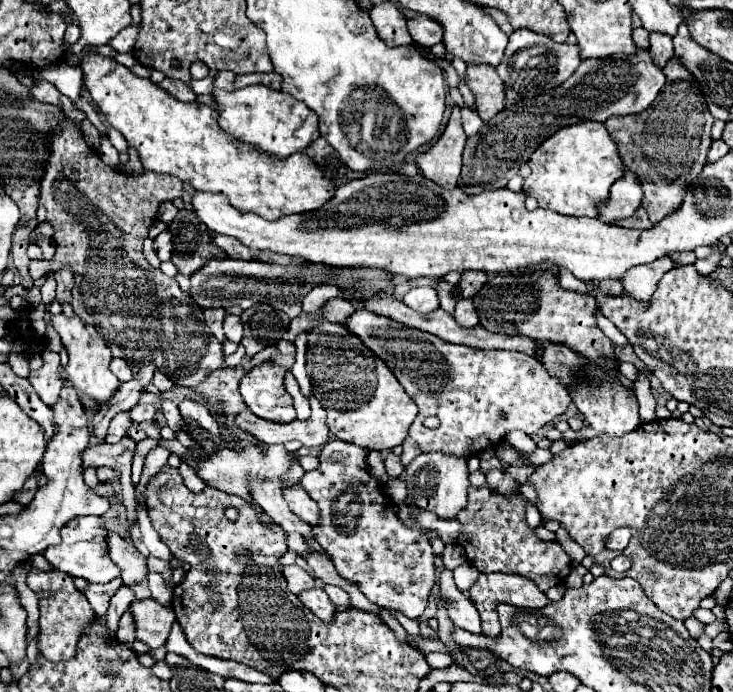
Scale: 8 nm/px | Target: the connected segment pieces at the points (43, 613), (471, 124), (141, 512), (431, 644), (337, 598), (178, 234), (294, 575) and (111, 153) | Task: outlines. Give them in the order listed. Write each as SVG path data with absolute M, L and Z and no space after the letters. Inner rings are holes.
M32 568L28 574L28 588L40 594L48 594L40 598L40 634L38 634L40 654L50 662L70 660L76 652L78 634L94 620L94 610L90 608L86 596L80 590L76 590L72 576L62 574L58 570L42 572L38 568Z
M460 106L462 110L462 126L464 126L464 132L466 134L476 134L480 128L482 128L482 120L478 118L478 114L474 110L470 110L468 106Z
M135 493L135 495L137 502L140 504L140 507L137 510L137 522L138 526L140 526L142 540L144 540L146 548L148 548L148 550L150 550L150 554L152 554L152 556L156 556L156 558L162 558L162 560L172 560L172 554L170 554L168 546L160 540L158 532L156 532L156 530L152 528L152 524L150 524L150 518L148 518L145 504L142 502L142 499L137 493Z
M408 636L409 642L417 647L421 652L424 654L428 654L430 652L440 652L440 653L447 653L453 656L453 652L449 650L443 643L438 640L429 640L424 639L421 636Z
M324 588L324 592L336 606L350 606L350 596L342 588Z
M180 210L168 230L174 236L172 262L184 276L198 272L210 258L226 256L216 246L210 246L210 234L206 226L202 226L202 222L198 222L190 210Z
M282 566L282 576L288 582L288 590L294 594L300 594L302 590L314 588L314 578L308 576L300 566Z
M102 136L102 146L100 146L100 158L104 164L108 164L110 168L118 168L120 160L118 160L118 150L110 144L110 140L106 136Z

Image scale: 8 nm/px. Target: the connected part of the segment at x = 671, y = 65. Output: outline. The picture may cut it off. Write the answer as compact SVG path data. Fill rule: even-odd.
M676 58L666 64L664 74L668 82L660 90L650 110L622 118L608 118L604 122L610 138L614 138L618 146L622 162L640 178L644 190L642 206L648 210L652 224L658 224L666 216L674 214L678 206L682 206L686 188L698 178L706 164L712 144L710 128L714 122L706 110L704 98L700 96L698 84Z

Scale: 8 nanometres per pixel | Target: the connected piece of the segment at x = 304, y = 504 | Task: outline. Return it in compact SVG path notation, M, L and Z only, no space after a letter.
M300 484L284 486L282 496L288 502L290 510L294 510L294 514L298 514L298 518L302 518L306 524L318 522L318 504L306 494Z

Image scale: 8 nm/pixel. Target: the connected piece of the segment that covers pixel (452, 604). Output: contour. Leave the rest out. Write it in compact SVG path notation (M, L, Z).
M442 570L438 586L440 586L442 600L446 600L446 610L448 610L450 620L468 632L480 634L482 626L480 626L478 610L474 608L470 598L456 588L454 578L452 578L452 570Z

